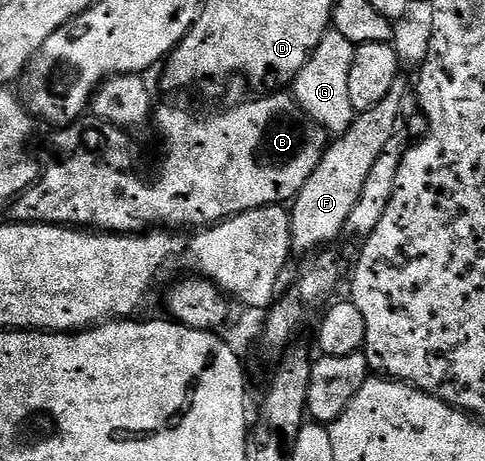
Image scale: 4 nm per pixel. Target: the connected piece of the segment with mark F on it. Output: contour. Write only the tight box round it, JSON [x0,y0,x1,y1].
[290,76,407,254]

